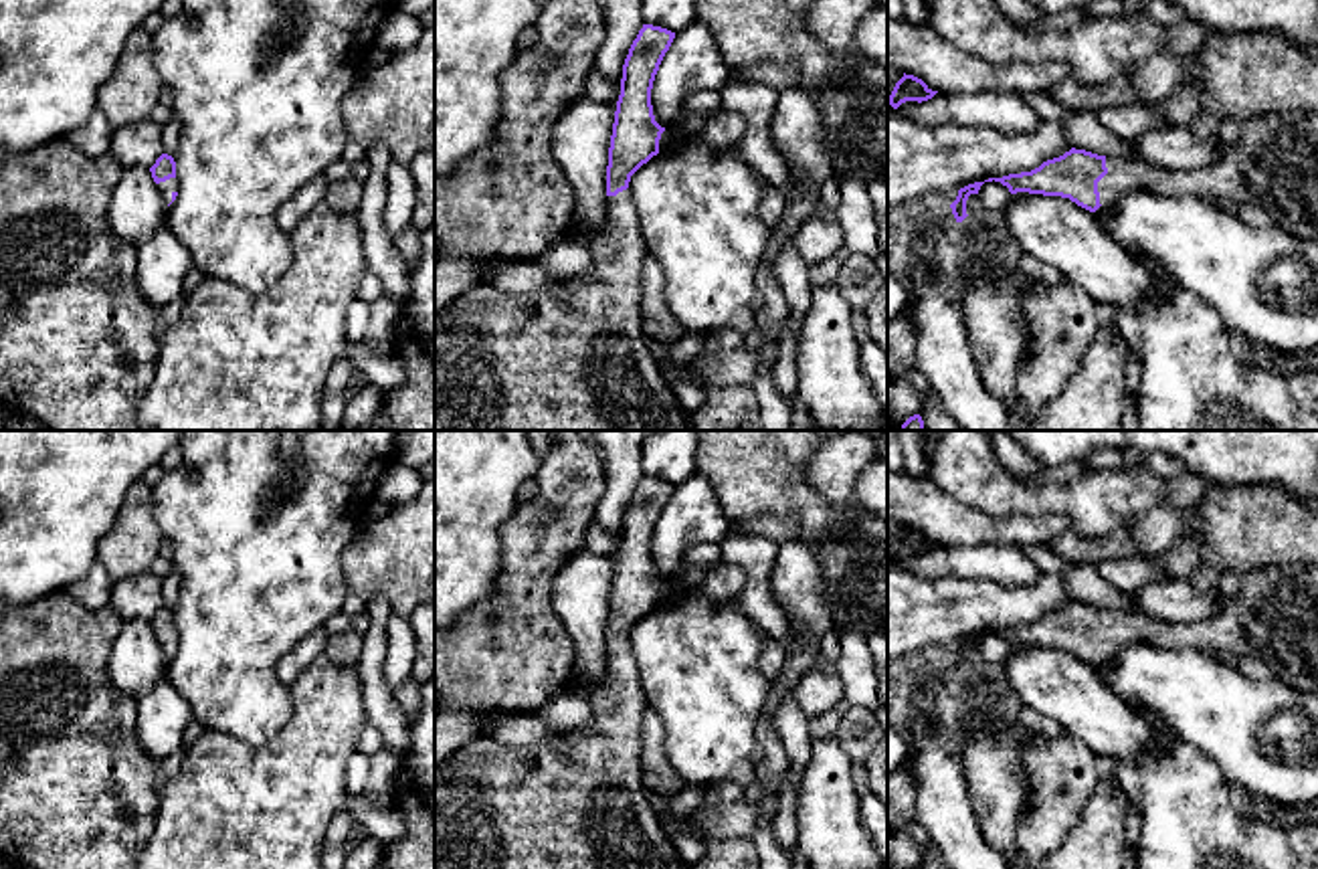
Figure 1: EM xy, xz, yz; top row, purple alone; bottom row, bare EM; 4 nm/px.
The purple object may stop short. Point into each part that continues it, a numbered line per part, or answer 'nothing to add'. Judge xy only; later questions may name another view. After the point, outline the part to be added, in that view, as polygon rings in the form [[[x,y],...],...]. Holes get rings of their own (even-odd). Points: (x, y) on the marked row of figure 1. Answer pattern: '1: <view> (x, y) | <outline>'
1: xy (168, 186) | [[[170,178],[170,180],[158,184],[158,190],[166,204],[172,202],[172,194],[178,192],[178,188],[180,188],[178,178]]]

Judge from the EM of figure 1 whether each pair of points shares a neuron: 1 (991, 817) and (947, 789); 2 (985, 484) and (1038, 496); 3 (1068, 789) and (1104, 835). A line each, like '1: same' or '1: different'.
1: different
2: same
3: different

